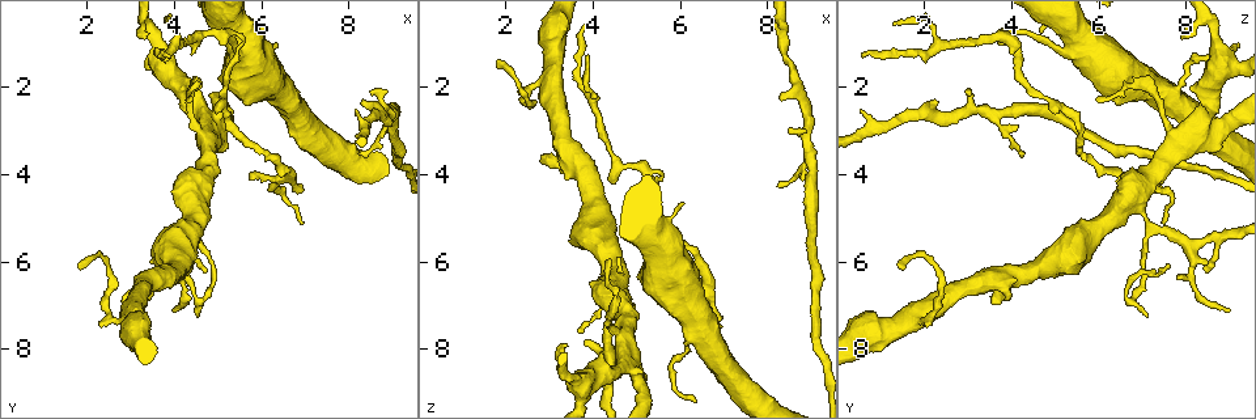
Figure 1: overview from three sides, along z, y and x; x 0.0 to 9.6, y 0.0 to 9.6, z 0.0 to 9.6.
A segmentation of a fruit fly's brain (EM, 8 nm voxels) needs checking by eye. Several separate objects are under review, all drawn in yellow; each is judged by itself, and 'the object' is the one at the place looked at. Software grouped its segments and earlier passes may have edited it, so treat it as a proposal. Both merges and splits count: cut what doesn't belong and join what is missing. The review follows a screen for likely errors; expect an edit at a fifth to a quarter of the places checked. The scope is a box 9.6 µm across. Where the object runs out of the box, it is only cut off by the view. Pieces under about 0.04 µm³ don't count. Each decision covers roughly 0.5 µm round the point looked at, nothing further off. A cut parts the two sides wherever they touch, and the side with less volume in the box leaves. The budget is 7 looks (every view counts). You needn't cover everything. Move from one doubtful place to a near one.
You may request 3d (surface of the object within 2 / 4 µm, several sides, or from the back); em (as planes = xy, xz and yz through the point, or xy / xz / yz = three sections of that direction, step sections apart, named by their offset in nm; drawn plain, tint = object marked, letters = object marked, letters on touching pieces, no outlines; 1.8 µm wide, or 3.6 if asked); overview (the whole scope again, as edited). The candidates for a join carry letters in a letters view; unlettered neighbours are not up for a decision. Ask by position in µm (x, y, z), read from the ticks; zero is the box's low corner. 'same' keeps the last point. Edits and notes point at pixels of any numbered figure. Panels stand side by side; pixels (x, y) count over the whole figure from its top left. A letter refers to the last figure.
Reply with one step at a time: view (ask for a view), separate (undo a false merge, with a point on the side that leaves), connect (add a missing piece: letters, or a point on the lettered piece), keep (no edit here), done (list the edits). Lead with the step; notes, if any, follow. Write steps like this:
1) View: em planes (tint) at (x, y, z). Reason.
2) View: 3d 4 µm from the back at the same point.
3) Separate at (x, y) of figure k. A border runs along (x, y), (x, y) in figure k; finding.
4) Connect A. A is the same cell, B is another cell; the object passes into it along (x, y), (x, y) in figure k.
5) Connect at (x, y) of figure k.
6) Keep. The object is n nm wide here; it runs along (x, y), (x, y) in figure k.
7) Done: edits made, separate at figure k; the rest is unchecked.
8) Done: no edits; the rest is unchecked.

View: em planes (plain) at (6.80, 4.30, 7.50). Branch stops here.

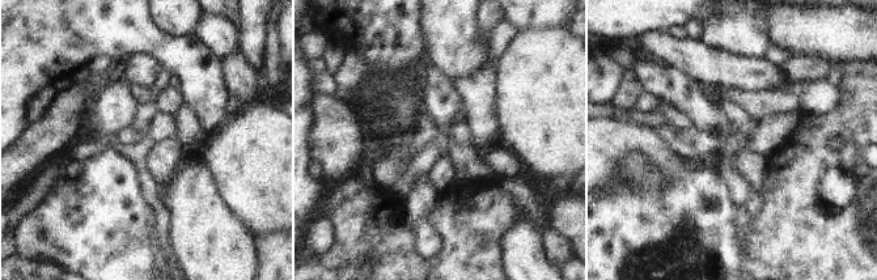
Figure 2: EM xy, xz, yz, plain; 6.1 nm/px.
View: em planes (tint) at the same point.

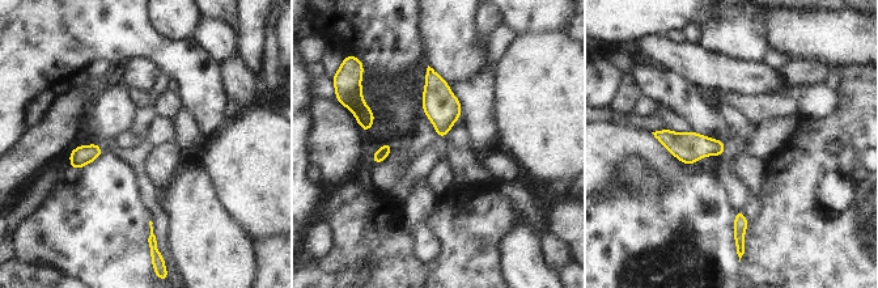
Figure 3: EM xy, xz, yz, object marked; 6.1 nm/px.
View: em planes (letters) at the same point.

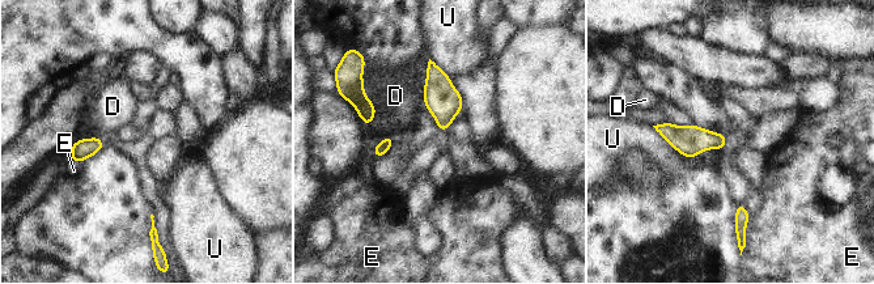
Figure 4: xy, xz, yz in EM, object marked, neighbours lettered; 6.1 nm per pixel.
Keep. D, E and U are other cells; a border runs along (364, 88), (364, 94), (378, 111) in figure 4; none of them fits.

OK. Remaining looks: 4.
View: em xy step 4 (letters) at (6.00, 0.75, 4.70). An open end.

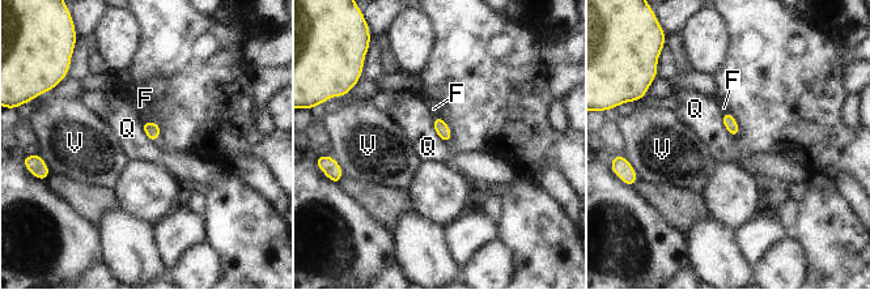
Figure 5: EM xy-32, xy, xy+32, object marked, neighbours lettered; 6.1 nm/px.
View: em planes (letters) at the same point.

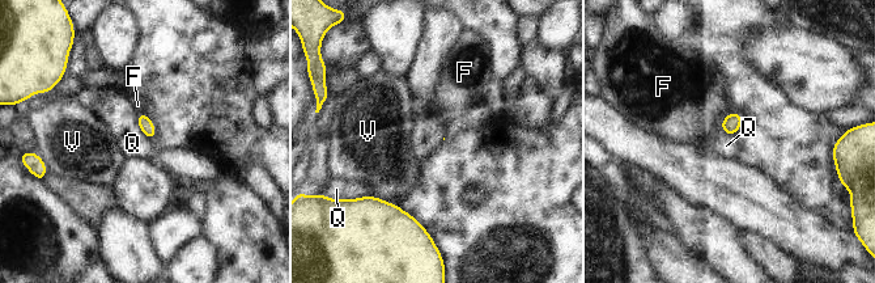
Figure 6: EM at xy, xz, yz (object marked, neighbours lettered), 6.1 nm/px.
Keep. F, Q and V are other cells; a border runs along (137, 113), (137, 126), (149, 140) in figure 6; none of them fits.

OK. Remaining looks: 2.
View: em 3.6 µm xy step 4 (letters) at (4.00, 7.05, 9.05). Thin end.

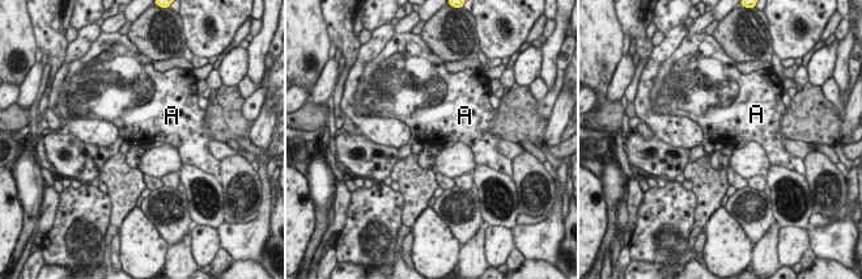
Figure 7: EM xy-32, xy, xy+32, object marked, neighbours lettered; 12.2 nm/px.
View: em 3.6 µm planes (letters) at the same point. Another direction.

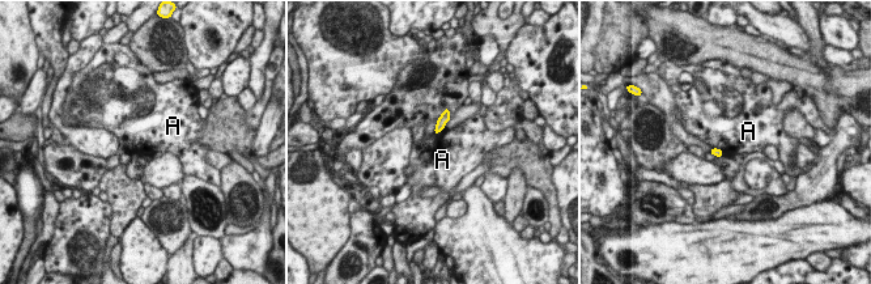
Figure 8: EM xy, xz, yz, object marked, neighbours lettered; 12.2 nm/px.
Keep. A is another cell; a border runs along (712, 147), (719, 148), (723, 155) in figure 8; no lettered piece goes on from it.

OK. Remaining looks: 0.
Done: no edits; the rest is unchecked.

